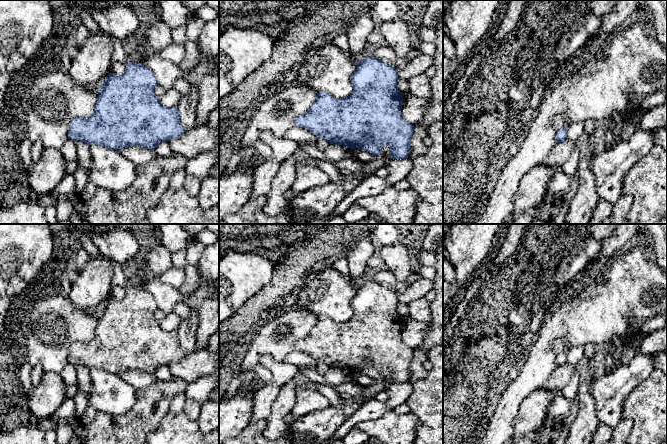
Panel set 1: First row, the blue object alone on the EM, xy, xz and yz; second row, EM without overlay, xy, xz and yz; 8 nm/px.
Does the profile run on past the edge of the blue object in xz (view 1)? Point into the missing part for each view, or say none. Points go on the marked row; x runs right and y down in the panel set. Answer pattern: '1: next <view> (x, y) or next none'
1: next none

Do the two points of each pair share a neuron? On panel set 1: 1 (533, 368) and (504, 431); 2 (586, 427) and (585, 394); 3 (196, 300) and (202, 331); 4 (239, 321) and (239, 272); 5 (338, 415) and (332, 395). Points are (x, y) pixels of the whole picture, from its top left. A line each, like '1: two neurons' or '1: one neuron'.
1: one neuron
2: one neuron
3: one neuron
4: two neurons
5: two neurons

